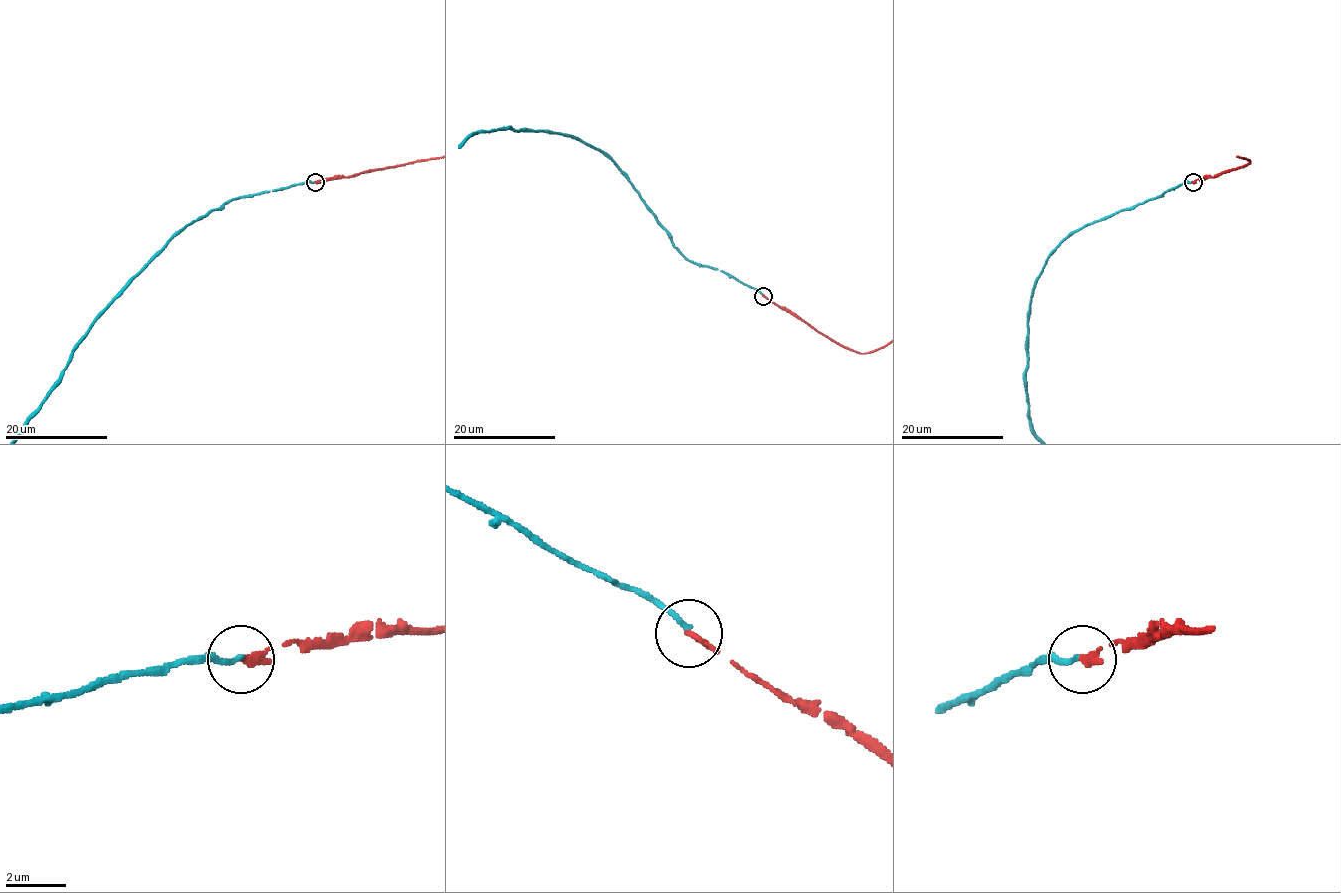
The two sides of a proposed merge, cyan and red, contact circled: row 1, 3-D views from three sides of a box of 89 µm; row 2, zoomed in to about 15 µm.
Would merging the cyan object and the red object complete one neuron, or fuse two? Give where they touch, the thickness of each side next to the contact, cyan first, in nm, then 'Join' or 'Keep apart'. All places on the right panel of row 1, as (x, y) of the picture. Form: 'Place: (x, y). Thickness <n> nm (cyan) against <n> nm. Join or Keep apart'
Place: (1193, 182). Thickness 170 nm (cyan) against 220 nm. Keep apart

